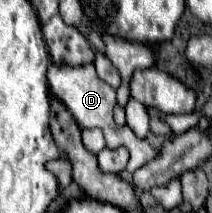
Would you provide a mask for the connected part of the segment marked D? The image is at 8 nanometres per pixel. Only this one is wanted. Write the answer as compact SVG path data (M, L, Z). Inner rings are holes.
M92 63L88 65L50 65L48 67L48 83L52 93L68 107L68 111L74 115L74 119L78 121L80 127L100 127L106 135L106 143L114 143L114 147L126 147L130 151L128 162L128 171L136 171L140 165L146 165L150 159L156 157L156 149L150 147L148 143L148 155L146 155L146 139L136 137L136 133L132 129L118 129L112 121L112 111L116 107L116 91L104 83L98 75Z

